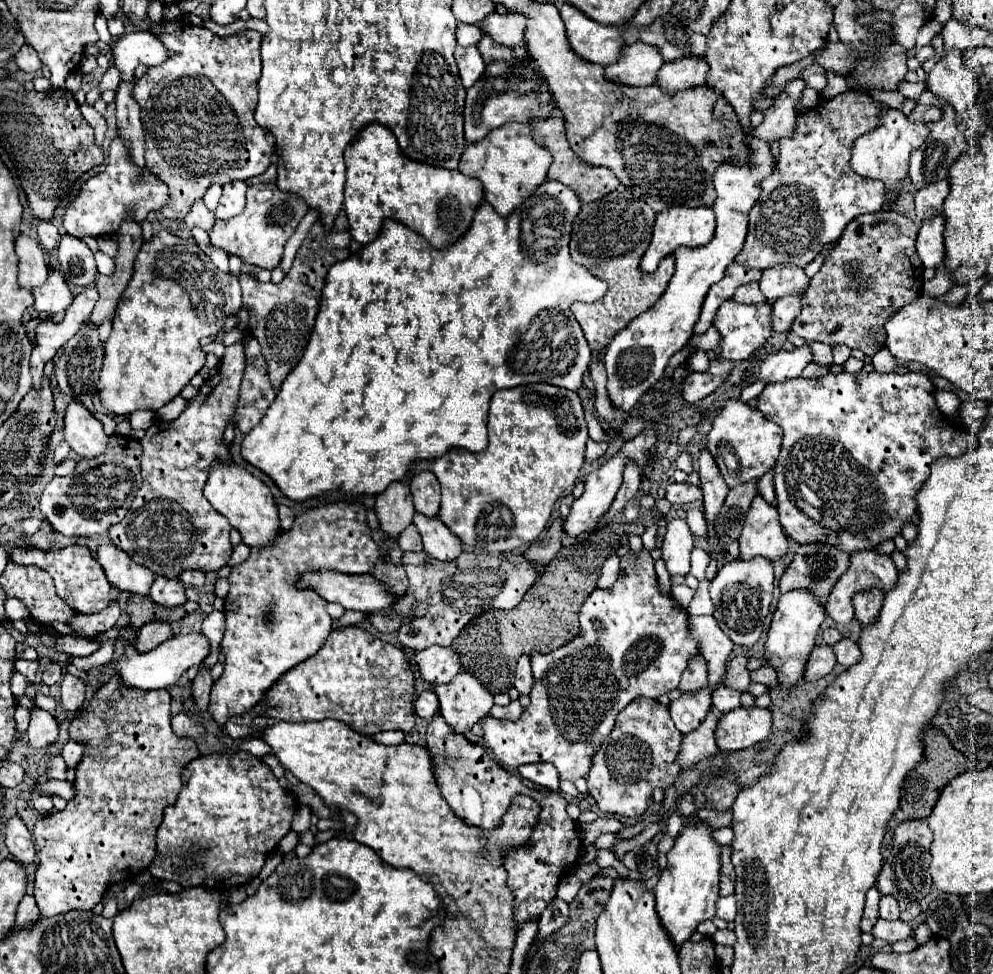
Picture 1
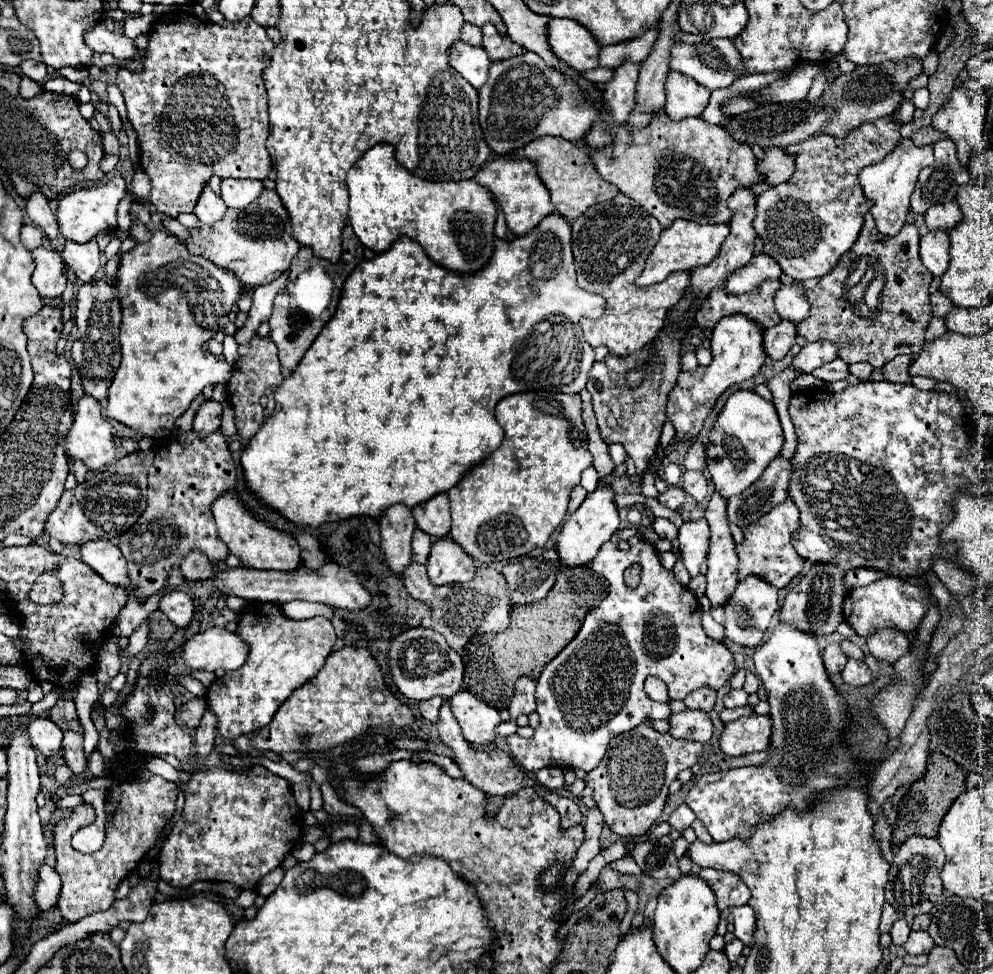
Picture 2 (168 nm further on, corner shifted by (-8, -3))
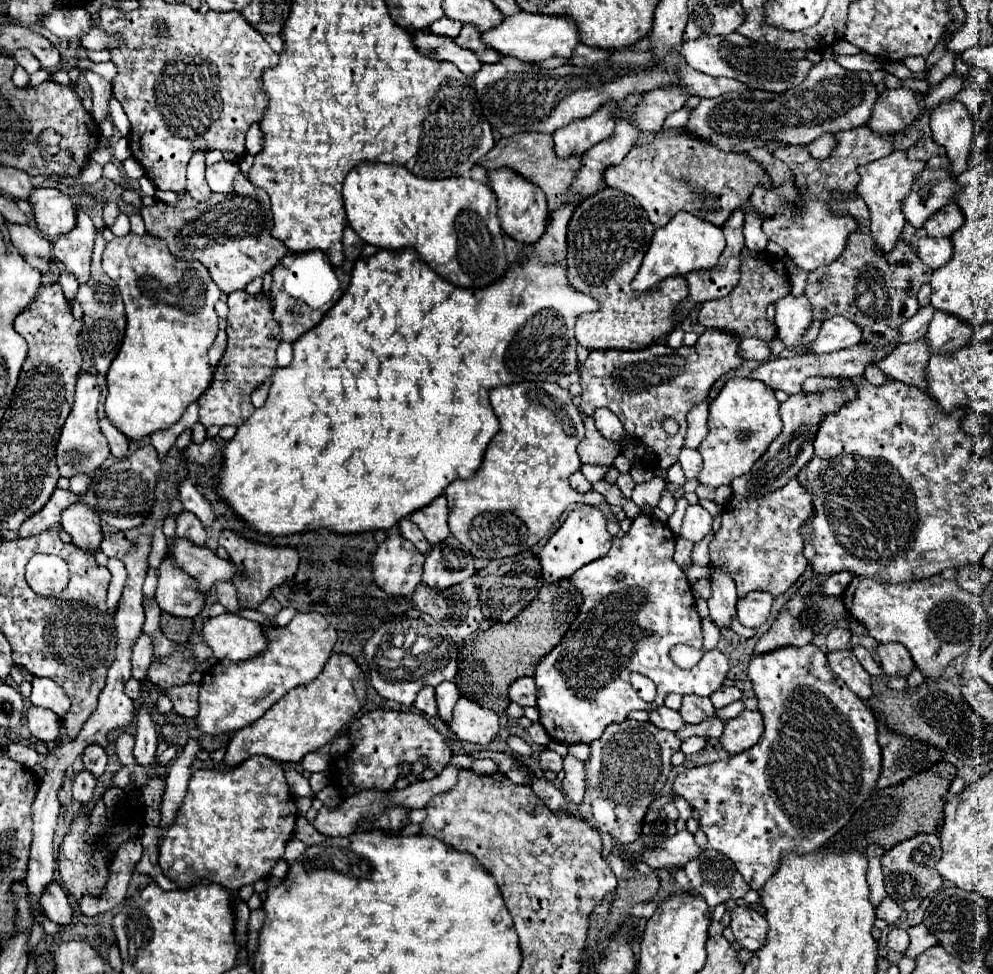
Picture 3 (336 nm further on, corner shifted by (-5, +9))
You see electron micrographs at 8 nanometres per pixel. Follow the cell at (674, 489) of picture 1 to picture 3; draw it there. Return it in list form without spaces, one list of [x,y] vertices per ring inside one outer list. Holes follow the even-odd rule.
[[[654,476],[650,482],[638,484],[638,486],[634,488],[634,492],[632,492],[632,502],[634,502],[636,506],[656,508],[664,490],[666,490],[666,480],[660,478],[660,476]]]

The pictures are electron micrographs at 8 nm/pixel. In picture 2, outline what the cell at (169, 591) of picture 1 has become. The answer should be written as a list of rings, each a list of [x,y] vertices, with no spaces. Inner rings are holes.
[[[173,590],[173,592],[167,592],[163,598],[161,598],[161,604],[159,604],[159,610],[165,612],[165,616],[177,626],[177,628],[185,628],[189,622],[191,622],[191,616],[193,616],[193,598],[187,594],[187,592],[181,592],[181,590]]]

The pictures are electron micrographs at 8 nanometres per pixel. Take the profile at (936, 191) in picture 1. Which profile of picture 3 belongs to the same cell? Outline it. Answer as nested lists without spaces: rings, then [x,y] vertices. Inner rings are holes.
[[[950,202],[944,208],[940,208],[940,212],[928,218],[928,224],[924,226],[924,230],[928,236],[950,236],[954,230],[962,226],[962,222],[964,222],[964,216],[960,208],[956,206],[956,202]]]

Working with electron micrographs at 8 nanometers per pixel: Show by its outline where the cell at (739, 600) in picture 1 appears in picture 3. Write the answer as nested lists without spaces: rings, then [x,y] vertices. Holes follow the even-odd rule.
[[[748,592],[748,596],[738,598],[736,604],[736,618],[746,628],[758,628],[766,622],[772,606],[770,592]]]

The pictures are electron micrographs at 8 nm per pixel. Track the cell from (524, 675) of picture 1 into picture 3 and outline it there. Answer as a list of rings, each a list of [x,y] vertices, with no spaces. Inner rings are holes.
[[[532,676],[520,678],[516,682],[512,682],[512,686],[508,688],[508,696],[512,702],[520,704],[520,706],[534,706],[536,704],[536,684]]]

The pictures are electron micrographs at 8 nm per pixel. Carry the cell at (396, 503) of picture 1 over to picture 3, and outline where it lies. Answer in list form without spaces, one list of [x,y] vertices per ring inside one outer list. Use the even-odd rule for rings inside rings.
[[[398,524],[388,528],[386,534],[388,538],[378,546],[372,560],[374,580],[388,594],[410,596],[422,580],[424,554],[416,552],[416,548],[400,536]]]

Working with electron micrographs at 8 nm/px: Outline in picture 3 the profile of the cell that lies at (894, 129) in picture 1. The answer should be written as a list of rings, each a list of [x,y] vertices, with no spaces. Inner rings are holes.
[[[892,152],[886,158],[880,158],[876,162],[870,162],[858,168],[860,182],[856,190],[858,190],[858,196],[862,196],[870,208],[870,218],[872,218],[870,230],[872,230],[876,246],[884,252],[890,252],[896,240],[902,236],[902,228],[906,222],[902,214],[902,200],[910,192],[916,176],[924,170],[924,166],[926,166],[924,160],[908,160],[906,152]]]

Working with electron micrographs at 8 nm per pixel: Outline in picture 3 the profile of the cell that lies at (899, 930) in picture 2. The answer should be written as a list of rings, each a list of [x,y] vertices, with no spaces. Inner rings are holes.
[[[892,926],[890,932],[888,932],[888,946],[896,952],[906,952],[908,948],[908,934],[904,928],[898,928],[898,926]]]

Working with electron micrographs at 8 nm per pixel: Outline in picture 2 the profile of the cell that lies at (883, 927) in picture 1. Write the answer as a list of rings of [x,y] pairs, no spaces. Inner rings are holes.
[[[911,932],[909,940],[905,944],[905,950],[909,956],[919,956],[919,954],[929,954],[933,950],[935,942],[927,932]]]

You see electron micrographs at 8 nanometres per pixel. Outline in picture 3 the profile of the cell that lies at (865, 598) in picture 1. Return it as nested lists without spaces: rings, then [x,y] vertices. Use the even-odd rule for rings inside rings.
[[[888,642],[888,644],[880,644],[876,648],[876,654],[880,658],[880,666],[886,674],[896,676],[898,672],[902,672],[904,676],[910,674],[910,670],[914,668],[914,660],[912,656],[908,656],[908,650],[904,648],[904,644],[900,642]]]

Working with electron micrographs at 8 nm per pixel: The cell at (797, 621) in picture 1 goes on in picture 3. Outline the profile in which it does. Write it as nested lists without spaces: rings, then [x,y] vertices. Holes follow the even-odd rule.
[[[788,646],[754,654],[748,678],[754,684],[758,710],[766,724],[762,738],[746,752],[678,774],[674,794],[684,796],[700,814],[700,826],[708,836],[708,846],[724,852],[736,864],[748,886],[758,890],[776,872],[784,850],[798,854],[812,852],[852,818],[880,776],[880,746],[872,710],[832,672],[826,654],[818,646]]]

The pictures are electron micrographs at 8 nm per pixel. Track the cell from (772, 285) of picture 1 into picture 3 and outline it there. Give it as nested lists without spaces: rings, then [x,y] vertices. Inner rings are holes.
[[[788,294],[780,298],[776,304],[776,326],[778,326],[778,336],[784,342],[786,348],[802,348],[800,346],[800,336],[812,322],[812,308],[808,304],[806,294],[794,296]]]

